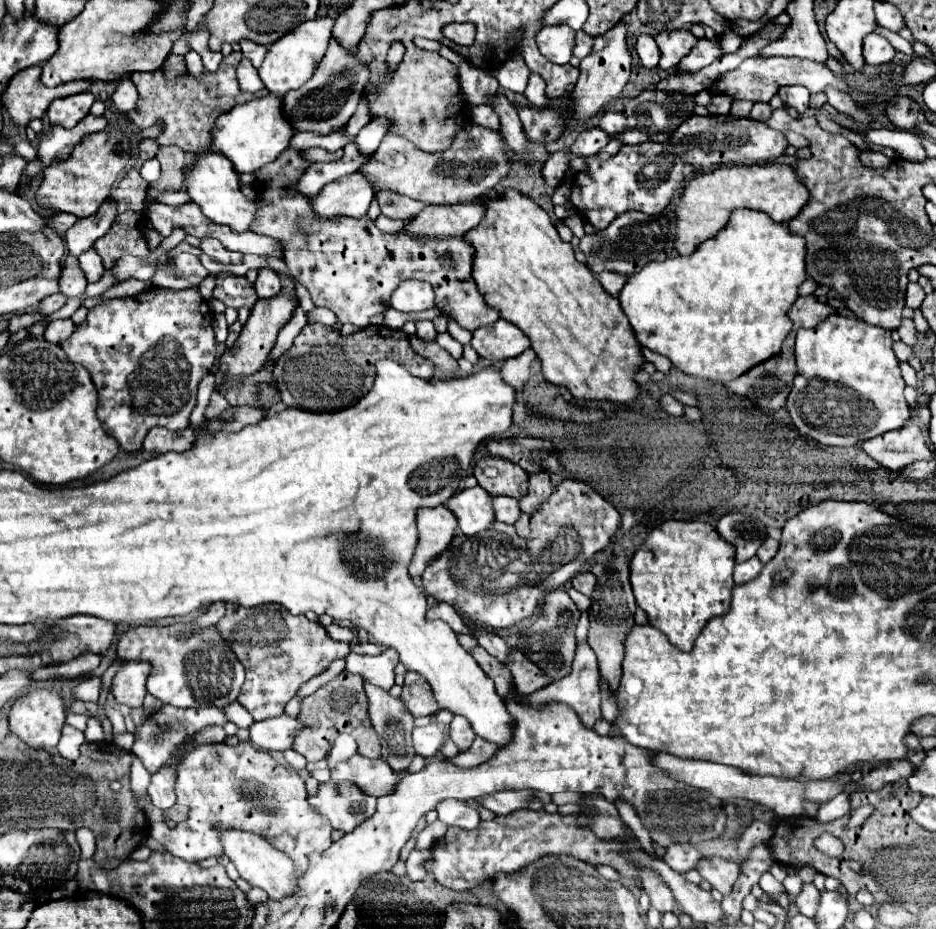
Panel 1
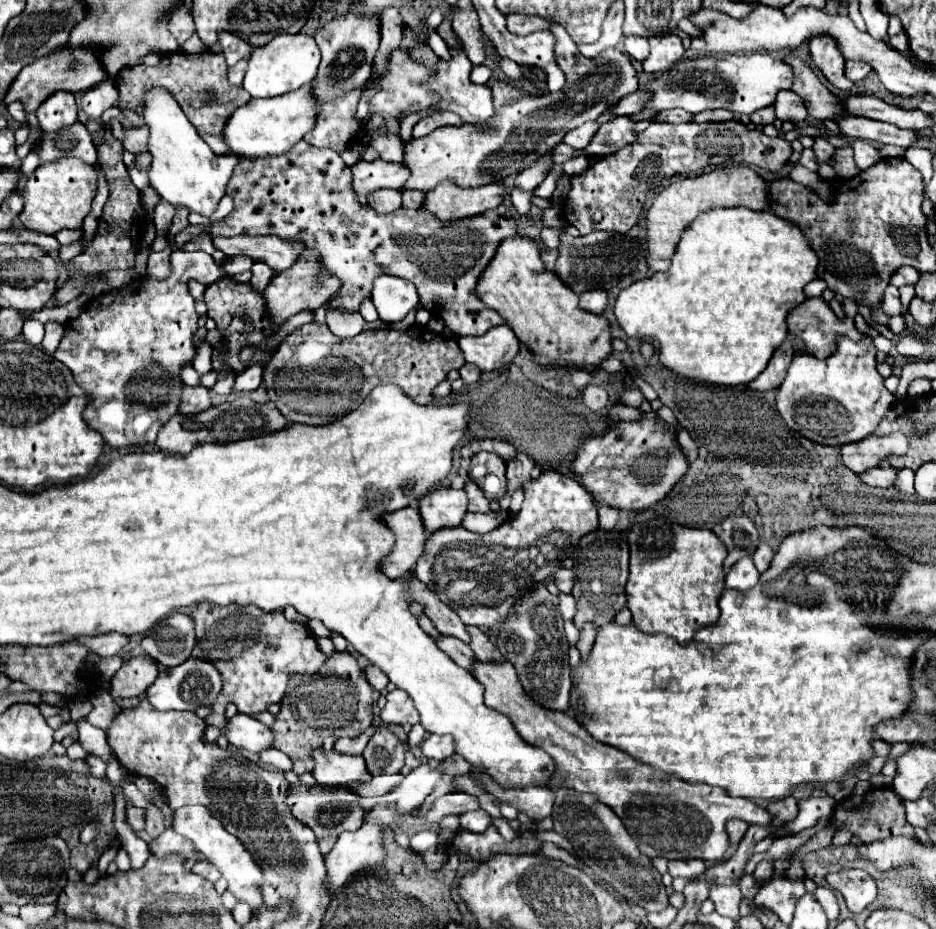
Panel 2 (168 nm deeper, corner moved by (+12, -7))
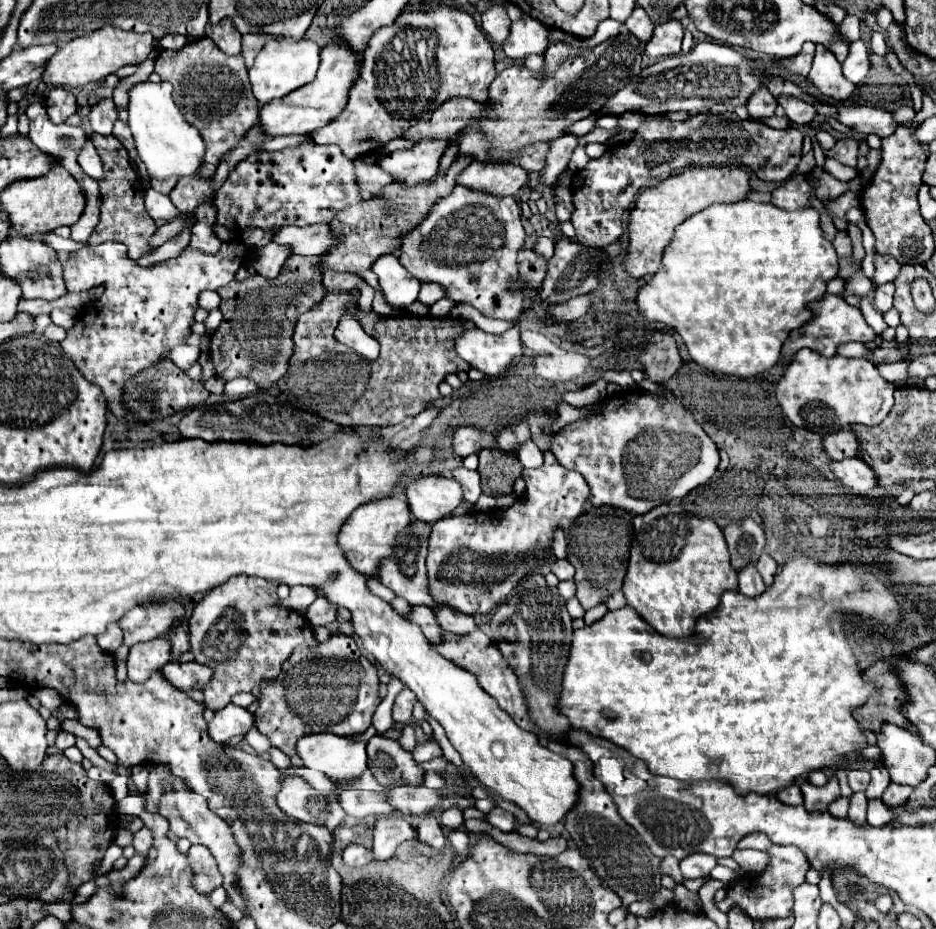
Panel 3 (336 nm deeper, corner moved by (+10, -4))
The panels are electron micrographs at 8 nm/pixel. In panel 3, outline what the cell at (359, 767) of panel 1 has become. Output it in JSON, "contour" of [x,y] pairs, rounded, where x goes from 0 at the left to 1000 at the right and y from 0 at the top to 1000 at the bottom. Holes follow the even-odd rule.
{"contour":[[[354,788],[324,792],[317,799],[324,825],[341,829],[358,842],[381,840],[392,829],[390,799],[379,799]]]}

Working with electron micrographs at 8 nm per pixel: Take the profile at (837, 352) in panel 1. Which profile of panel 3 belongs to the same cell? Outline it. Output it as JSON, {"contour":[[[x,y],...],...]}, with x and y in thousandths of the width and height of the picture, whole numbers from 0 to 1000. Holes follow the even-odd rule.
{"contour":[[[854,377],[839,403],[828,418],[830,433],[837,446],[856,461],[869,463],[873,467],[894,465],[907,456],[937,459],[954,439],[956,416],[941,407],[935,392],[926,385],[879,385],[869,377]]]}

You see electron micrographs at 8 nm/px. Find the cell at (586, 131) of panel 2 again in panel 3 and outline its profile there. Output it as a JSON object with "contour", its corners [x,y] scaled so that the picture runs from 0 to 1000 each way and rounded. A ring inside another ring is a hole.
{"contour":[[[604,144],[597,151],[591,151],[587,155],[582,179],[576,185],[576,196],[580,200],[591,200],[595,196],[595,192],[604,185],[606,174],[608,174],[608,170],[610,170],[616,155],[619,155],[619,149],[610,146],[610,144]]]}

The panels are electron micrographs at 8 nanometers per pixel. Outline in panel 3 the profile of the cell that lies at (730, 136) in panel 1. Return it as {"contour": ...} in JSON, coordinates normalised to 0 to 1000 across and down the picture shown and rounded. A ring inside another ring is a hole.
{"contour":[[[745,123],[732,131],[702,129],[685,133],[678,149],[668,157],[649,161],[612,189],[614,258],[627,265],[649,265],[661,258],[663,233],[681,207],[702,192],[713,192],[734,179],[798,179],[811,194],[837,196],[856,172],[858,142],[854,138],[828,140],[807,129],[775,129],[770,125]]]}

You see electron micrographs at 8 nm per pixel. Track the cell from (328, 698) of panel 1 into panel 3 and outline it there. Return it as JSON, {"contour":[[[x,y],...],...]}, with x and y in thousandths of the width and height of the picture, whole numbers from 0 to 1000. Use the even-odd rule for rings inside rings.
{"contour":[[[362,682],[334,698],[319,695],[294,732],[279,736],[279,751],[272,766],[272,781],[292,803],[307,814],[315,812],[315,799],[337,788],[356,788],[360,792],[388,790],[396,781],[405,753],[403,719],[384,702],[375,685]]]}

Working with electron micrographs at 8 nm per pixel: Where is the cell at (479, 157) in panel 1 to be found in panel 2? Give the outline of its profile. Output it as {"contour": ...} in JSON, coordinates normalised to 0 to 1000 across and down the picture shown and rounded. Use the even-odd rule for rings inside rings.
{"contour":[[[591,27],[589,33],[595,40],[593,46],[593,66],[606,81],[606,87],[599,98],[595,100],[584,100],[584,102],[565,102],[557,96],[548,96],[546,89],[535,89],[531,87],[527,96],[527,113],[529,113],[529,128],[522,128],[520,132],[507,132],[507,135],[475,135],[458,143],[456,147],[450,150],[439,150],[433,156],[433,167],[431,175],[437,180],[439,188],[431,201],[435,203],[446,203],[458,208],[467,197],[482,195],[488,197],[488,201],[514,201],[518,197],[533,197],[546,186],[554,186],[557,182],[567,180],[576,169],[587,165],[595,154],[601,152],[601,145],[561,145],[561,137],[565,141],[578,141],[578,143],[606,143],[608,139],[614,139],[616,135],[623,135],[625,130],[636,130],[640,124],[651,119],[663,104],[681,98],[681,79],[676,76],[676,70],[672,68],[672,61],[663,57],[661,53],[649,53],[642,57],[638,64],[627,64],[616,55],[616,48],[608,40],[608,36],[599,27]]]}

